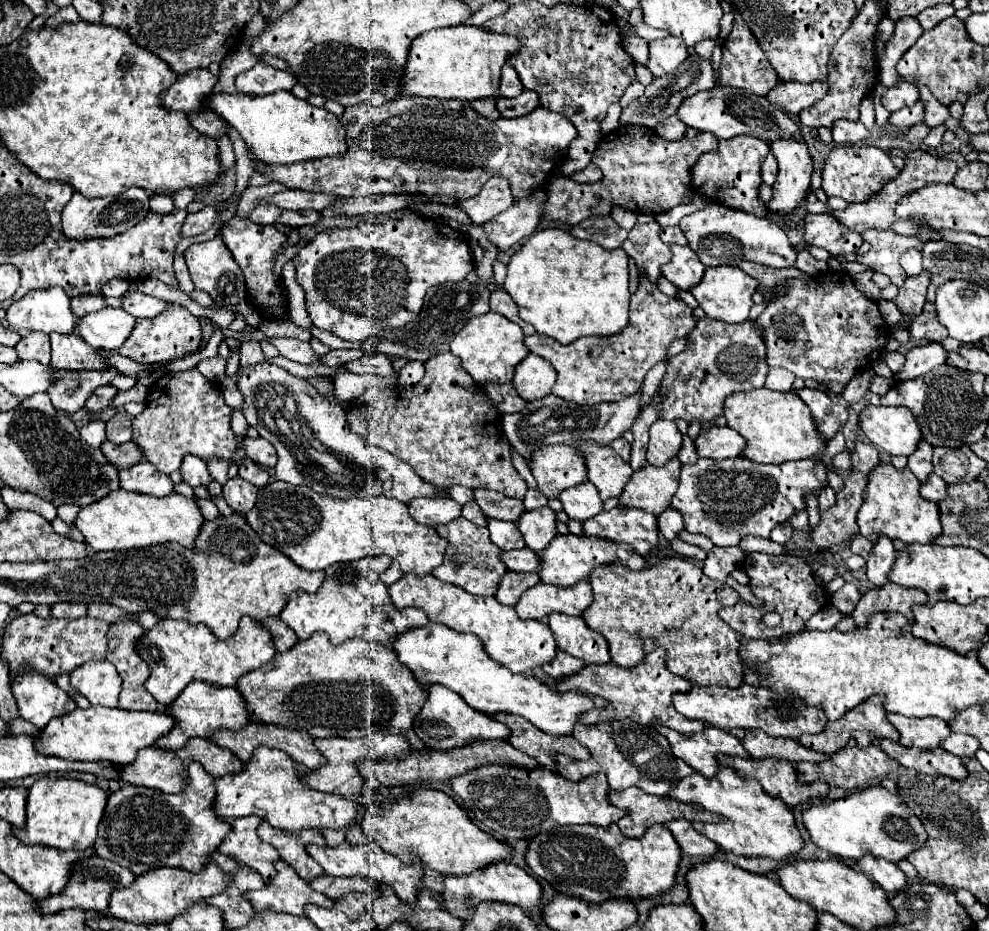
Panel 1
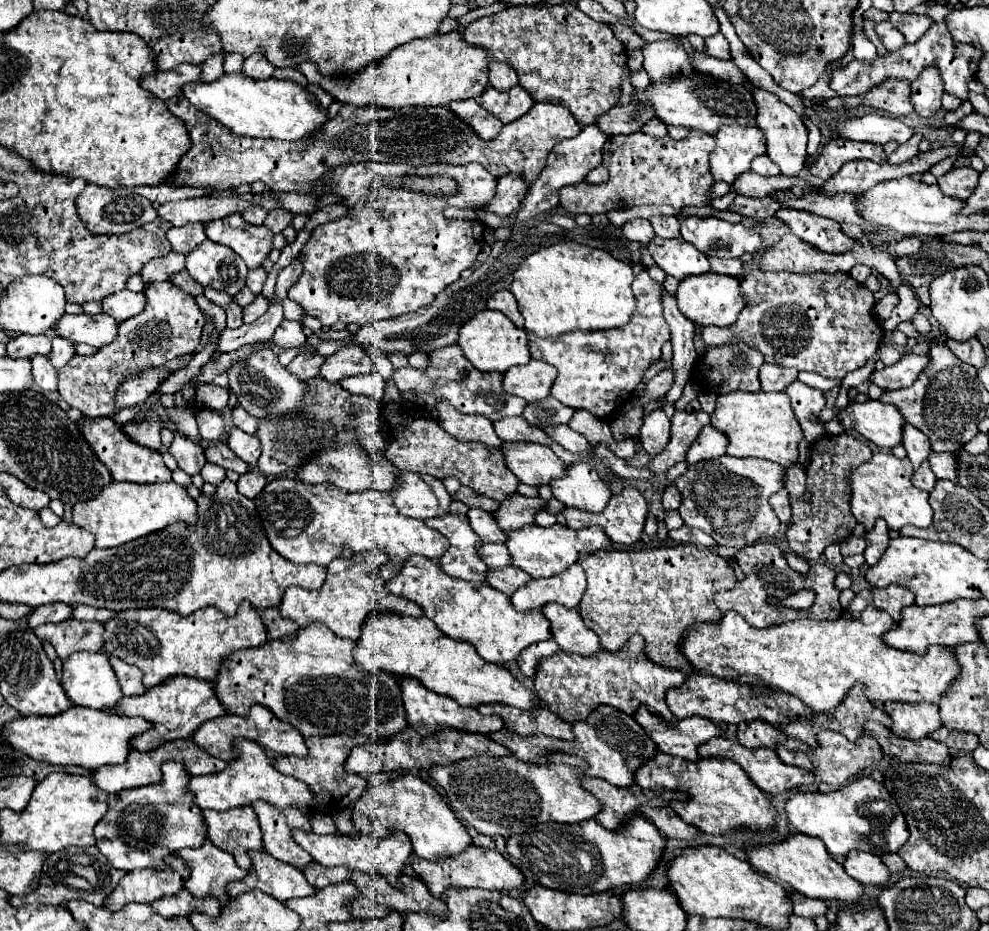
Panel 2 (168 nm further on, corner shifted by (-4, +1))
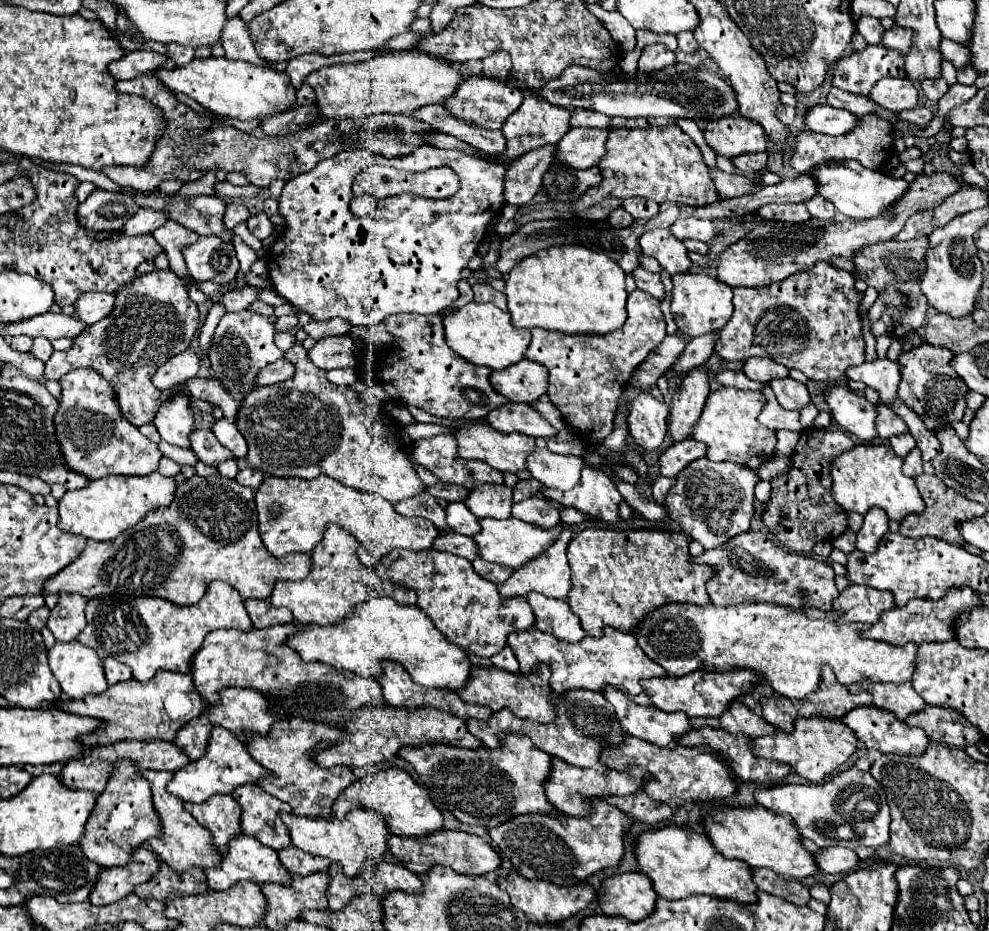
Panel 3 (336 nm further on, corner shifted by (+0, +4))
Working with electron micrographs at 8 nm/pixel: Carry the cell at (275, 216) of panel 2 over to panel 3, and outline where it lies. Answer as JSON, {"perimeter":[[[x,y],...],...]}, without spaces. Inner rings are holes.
{"perimeter":[[[257,213],[257,215],[253,215],[253,217],[249,217],[249,221],[247,221],[247,227],[249,227],[249,231],[257,237],[257,239],[265,239],[265,237],[269,237],[269,235],[273,235],[273,223],[271,223],[271,219],[269,219],[269,215],[267,213]]]}

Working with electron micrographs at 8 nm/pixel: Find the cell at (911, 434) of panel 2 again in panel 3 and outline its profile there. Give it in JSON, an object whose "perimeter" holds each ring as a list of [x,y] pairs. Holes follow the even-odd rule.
{"perimeter":[[[877,405],[877,411],[879,411],[879,417],[877,417],[877,431],[879,431],[879,437],[883,441],[891,439],[893,435],[903,435],[903,433],[909,433],[909,427],[905,425],[905,421],[889,407],[883,407],[883,405]]]}

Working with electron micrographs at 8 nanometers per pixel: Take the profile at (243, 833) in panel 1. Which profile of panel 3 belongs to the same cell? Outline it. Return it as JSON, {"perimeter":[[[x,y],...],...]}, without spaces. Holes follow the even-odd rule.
{"perimeter":[[[213,795],[205,803],[185,803],[185,809],[211,831],[213,843],[221,853],[229,851],[229,841],[241,833],[241,807],[231,795]]]}

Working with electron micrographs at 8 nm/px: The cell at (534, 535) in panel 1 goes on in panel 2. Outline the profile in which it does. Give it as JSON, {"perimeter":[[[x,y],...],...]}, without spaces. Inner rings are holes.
{"perimeter":[[[511,494],[499,502],[499,508],[493,512],[493,518],[501,530],[517,530],[533,522],[537,510],[543,508],[541,498],[527,498],[521,494]]]}

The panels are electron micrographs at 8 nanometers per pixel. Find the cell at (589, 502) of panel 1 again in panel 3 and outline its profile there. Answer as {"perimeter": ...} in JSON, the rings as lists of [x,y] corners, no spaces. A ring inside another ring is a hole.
{"perimeter":[[[537,445],[533,455],[527,459],[527,467],[533,479],[541,481],[545,487],[569,491],[579,483],[585,463],[581,457],[557,455],[551,453],[545,445]]]}

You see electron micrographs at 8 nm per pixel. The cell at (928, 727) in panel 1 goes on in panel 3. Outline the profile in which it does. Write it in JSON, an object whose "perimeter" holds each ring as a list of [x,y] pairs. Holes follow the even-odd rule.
{"perimeter":[[[875,683],[871,685],[871,695],[873,695],[873,705],[879,709],[891,711],[897,719],[905,721],[913,711],[925,709],[925,701],[917,691],[913,691],[911,683]]]}

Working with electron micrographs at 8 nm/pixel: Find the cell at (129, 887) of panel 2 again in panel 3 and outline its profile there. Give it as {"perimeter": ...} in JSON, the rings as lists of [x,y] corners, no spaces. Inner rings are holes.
{"perimeter":[[[139,847],[133,853],[133,859],[123,867],[103,869],[97,877],[97,885],[91,891],[89,901],[93,905],[111,905],[133,893],[133,889],[141,883],[153,879],[159,871],[159,859],[153,851]]]}

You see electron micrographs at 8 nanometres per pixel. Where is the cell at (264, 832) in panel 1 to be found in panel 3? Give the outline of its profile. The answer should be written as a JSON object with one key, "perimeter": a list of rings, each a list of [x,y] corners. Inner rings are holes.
{"perimeter":[[[259,785],[237,787],[231,795],[241,805],[241,831],[245,835],[255,837],[275,851],[291,847],[289,831],[279,817],[281,811],[291,811],[287,803],[265,793]]]}

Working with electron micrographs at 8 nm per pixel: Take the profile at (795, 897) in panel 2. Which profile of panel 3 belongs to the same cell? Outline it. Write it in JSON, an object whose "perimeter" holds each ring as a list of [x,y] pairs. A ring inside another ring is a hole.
{"perimeter":[[[753,869],[753,881],[757,883],[759,891],[765,891],[769,895],[775,895],[775,897],[781,897],[793,905],[807,905],[809,903],[809,889],[803,887],[801,883],[797,881],[791,881],[791,879],[785,879],[773,871],[767,871],[767,869]]]}

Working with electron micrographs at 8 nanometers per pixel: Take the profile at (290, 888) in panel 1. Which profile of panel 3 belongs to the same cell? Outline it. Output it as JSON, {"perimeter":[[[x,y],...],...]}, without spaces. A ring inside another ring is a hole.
{"perimeter":[[[243,833],[229,843],[229,853],[223,855],[221,865],[215,869],[207,869],[205,875],[207,875],[209,889],[213,889],[213,891],[227,891],[229,887],[233,887],[233,883],[239,883],[245,879],[259,883],[259,885],[261,883],[289,885],[289,879],[293,879],[293,875],[289,871],[285,871],[285,867],[281,867],[277,851],[269,849],[267,845],[257,843],[257,839],[251,839],[249,835],[243,835]]]}

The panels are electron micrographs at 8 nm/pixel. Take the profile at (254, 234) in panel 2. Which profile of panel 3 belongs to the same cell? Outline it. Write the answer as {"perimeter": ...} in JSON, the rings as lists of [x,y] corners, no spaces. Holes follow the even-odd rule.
{"perimeter":[[[161,191],[141,193],[133,197],[141,207],[163,209],[171,215],[173,221],[185,225],[187,229],[197,231],[199,235],[215,235],[225,241],[233,241],[233,231],[223,223],[227,203],[221,197],[193,197],[181,199],[177,195],[165,195]]]}

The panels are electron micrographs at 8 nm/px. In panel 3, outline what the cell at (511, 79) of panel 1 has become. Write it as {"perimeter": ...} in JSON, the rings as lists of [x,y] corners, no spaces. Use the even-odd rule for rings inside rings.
{"perimeter":[[[493,53],[491,57],[483,59],[483,73],[491,79],[497,81],[507,81],[509,79],[509,71],[511,71],[511,59],[507,53]]]}

